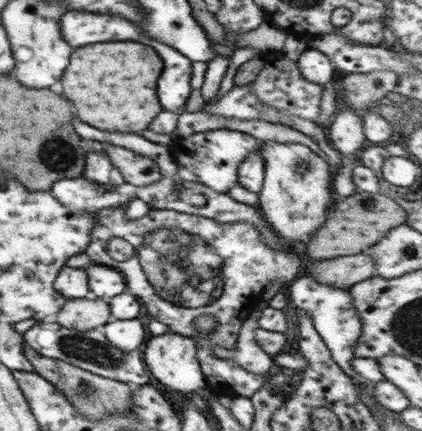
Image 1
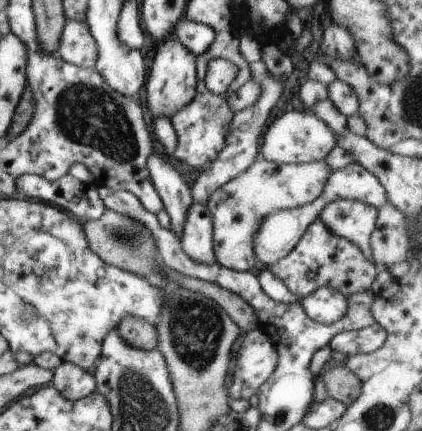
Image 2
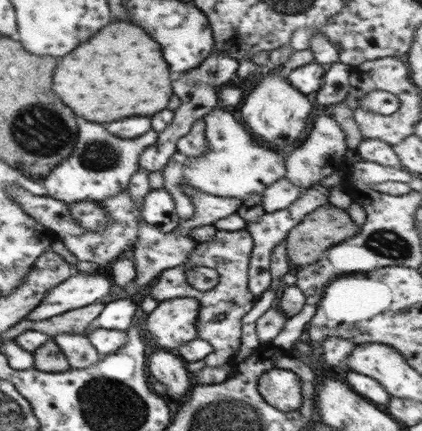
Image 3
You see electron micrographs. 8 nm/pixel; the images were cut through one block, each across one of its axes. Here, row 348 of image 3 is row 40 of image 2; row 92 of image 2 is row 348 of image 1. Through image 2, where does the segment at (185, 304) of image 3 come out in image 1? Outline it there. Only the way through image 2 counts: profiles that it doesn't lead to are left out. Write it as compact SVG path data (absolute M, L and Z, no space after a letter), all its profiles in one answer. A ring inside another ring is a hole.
M168 332L160 337L152 337L146 343L144 360L154 378L180 394L191 394L206 388L206 381L196 356L196 340L177 333Z

